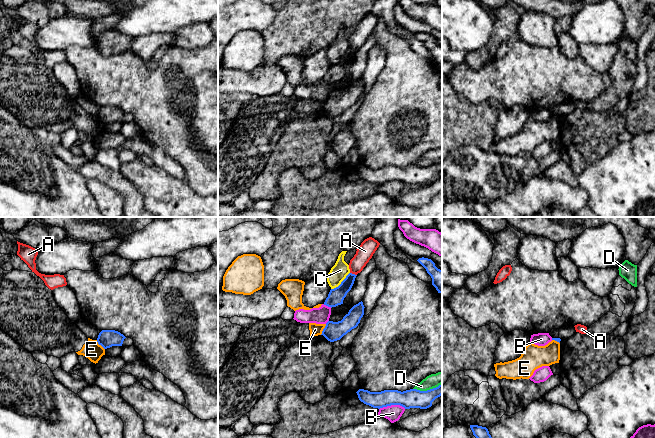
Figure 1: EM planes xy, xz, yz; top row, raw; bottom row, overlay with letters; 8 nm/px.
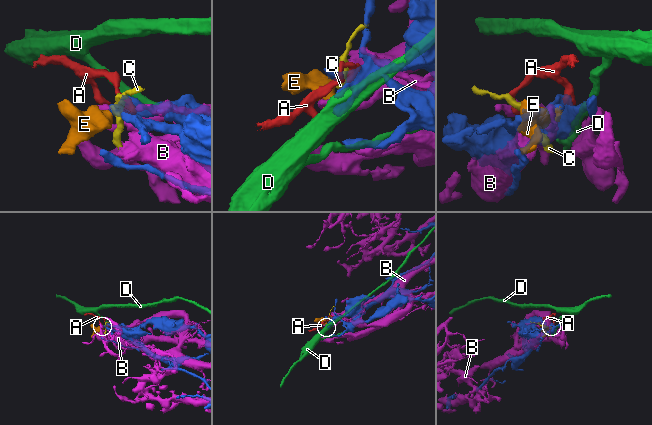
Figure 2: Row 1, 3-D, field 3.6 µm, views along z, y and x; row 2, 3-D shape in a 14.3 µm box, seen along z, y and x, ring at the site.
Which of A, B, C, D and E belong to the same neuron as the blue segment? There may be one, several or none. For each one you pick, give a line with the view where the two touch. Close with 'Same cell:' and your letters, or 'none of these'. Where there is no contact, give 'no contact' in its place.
Same cell: none of these

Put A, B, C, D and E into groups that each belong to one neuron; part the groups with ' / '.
A / B / C E / D

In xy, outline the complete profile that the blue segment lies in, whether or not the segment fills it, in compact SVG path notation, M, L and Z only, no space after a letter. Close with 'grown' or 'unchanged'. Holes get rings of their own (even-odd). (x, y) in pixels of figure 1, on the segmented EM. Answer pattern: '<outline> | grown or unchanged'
M102 330L97 338L97 342L104 349L112 346L122 346L123 341L126 337L115 330Z | unchanged

